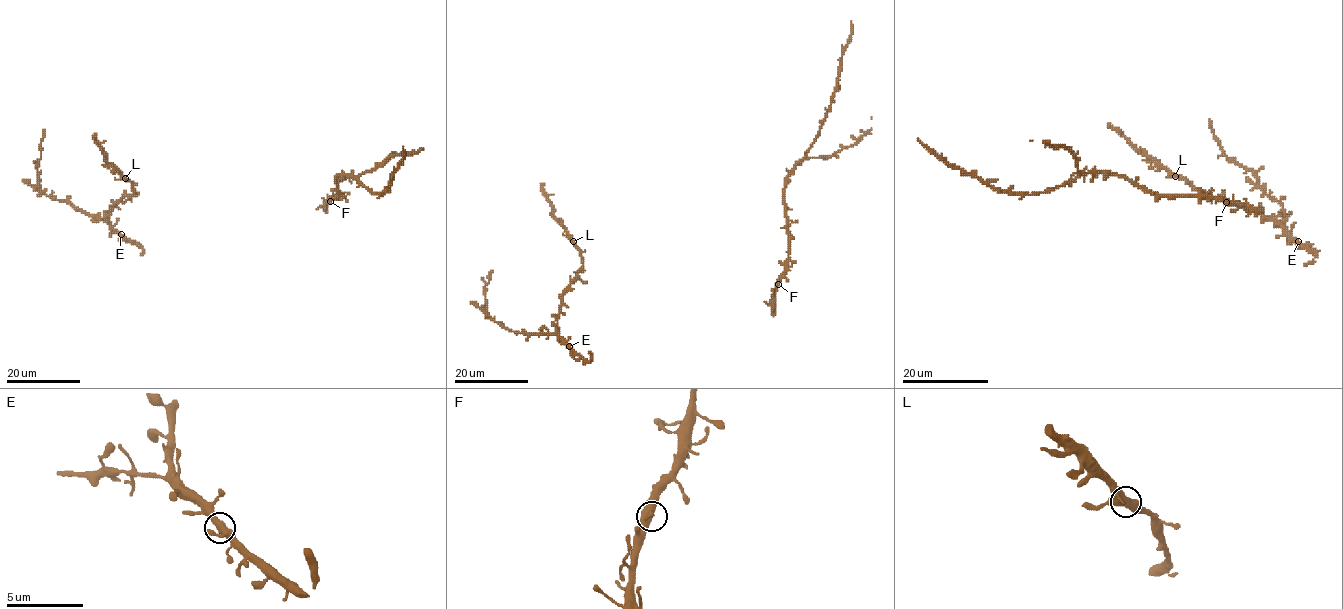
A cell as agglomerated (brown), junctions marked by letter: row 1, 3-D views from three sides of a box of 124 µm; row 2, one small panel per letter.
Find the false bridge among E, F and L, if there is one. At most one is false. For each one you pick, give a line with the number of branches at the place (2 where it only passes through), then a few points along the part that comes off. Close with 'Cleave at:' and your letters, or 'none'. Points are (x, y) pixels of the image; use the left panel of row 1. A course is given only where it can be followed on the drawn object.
L: branches 2; course (124, 178), (105, 159), (95, 140), (96, 135)
Cleave at: L

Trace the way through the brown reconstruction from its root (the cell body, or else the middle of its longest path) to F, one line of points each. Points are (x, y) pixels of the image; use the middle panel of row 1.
F: (764, 301), (772, 305), (778, 284)

